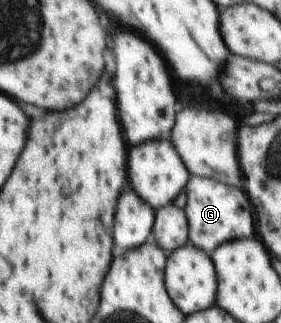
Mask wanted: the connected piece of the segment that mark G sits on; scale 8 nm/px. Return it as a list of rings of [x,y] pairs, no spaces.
[[[190,176],[186,184],[186,195],[187,203],[184,209],[188,219],[189,241],[206,255],[211,256],[212,252],[226,241],[256,236],[253,205],[244,189],[212,178]]]

